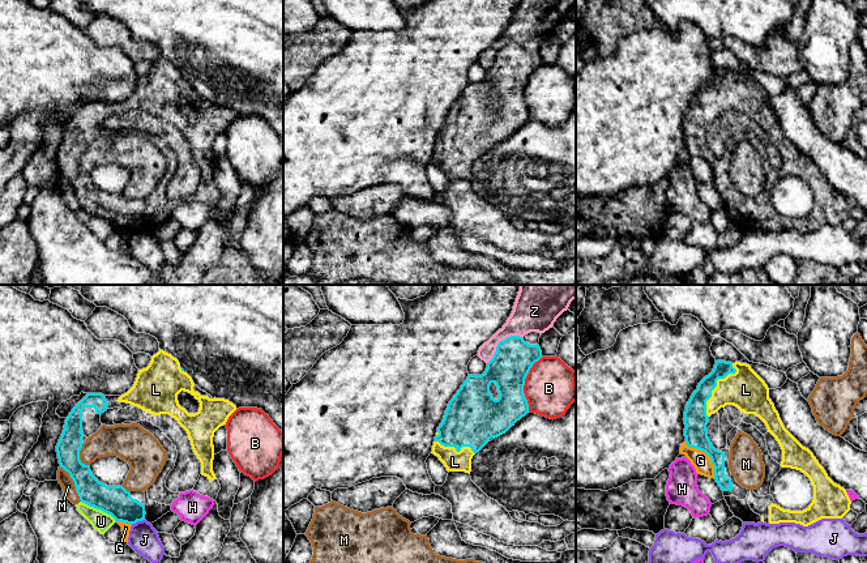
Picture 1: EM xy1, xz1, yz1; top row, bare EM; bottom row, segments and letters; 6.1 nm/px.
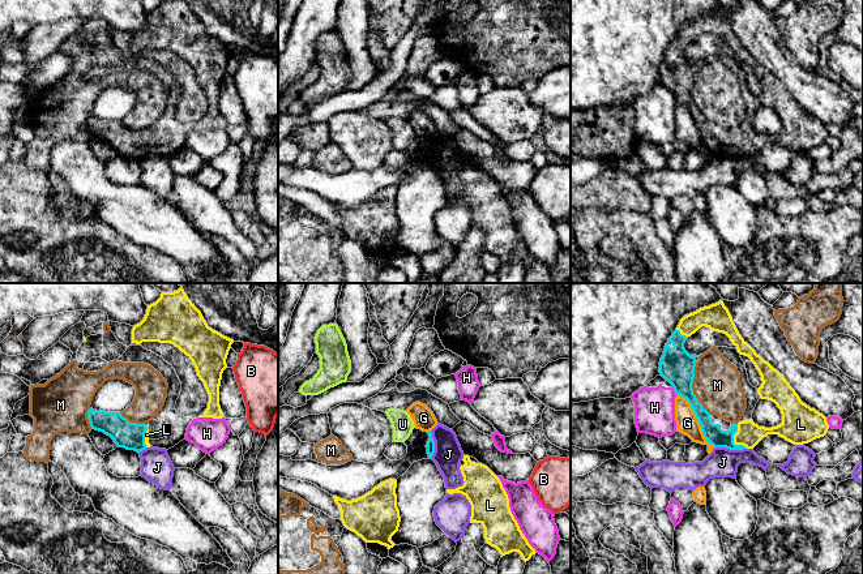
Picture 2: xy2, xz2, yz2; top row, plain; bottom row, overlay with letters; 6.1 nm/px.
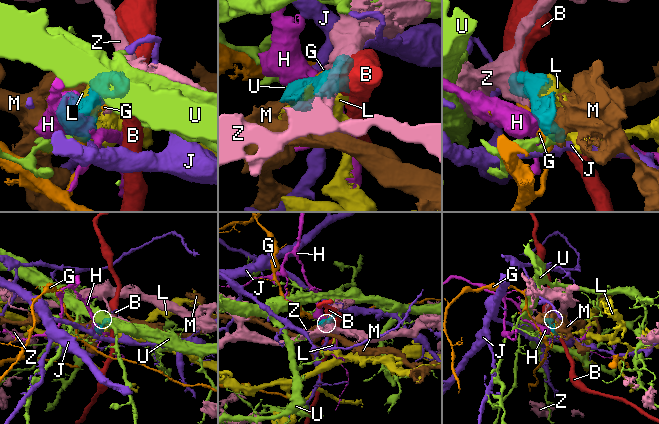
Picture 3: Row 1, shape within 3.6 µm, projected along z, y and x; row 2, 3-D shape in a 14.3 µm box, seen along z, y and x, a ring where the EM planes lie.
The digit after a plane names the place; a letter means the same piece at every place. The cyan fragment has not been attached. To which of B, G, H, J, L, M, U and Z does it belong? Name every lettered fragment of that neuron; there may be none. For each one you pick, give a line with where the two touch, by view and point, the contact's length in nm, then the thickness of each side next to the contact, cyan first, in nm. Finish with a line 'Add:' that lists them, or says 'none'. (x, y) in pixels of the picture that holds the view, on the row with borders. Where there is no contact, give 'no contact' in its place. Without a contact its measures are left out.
L: contact yz1 (716, 386); length 360 nm; calibres 140 and 240 nm
Add: L

